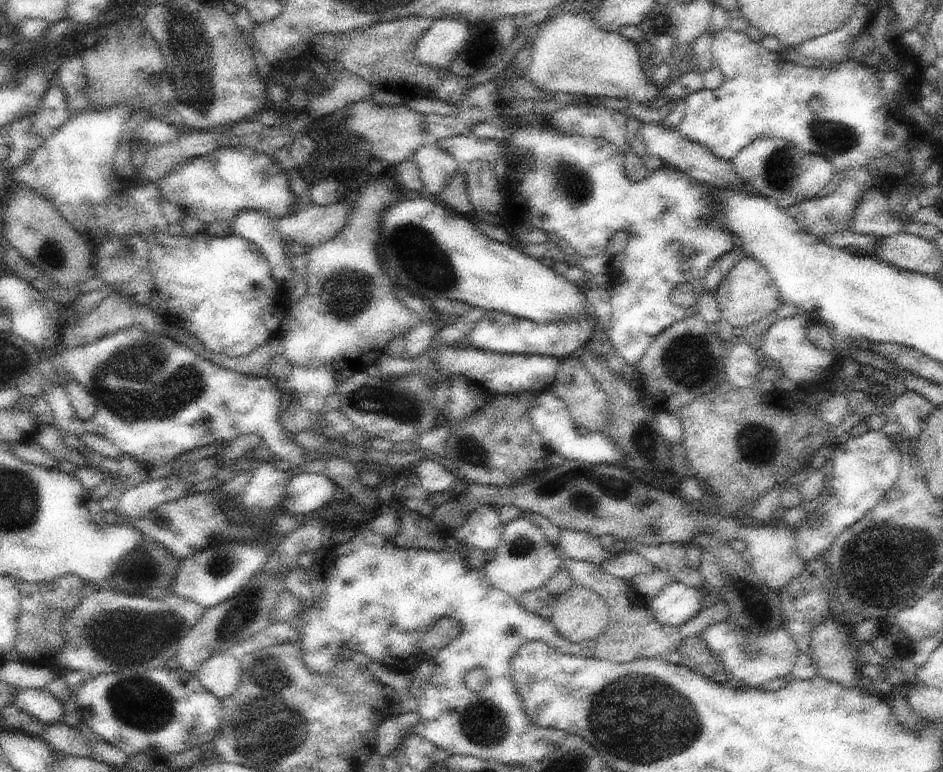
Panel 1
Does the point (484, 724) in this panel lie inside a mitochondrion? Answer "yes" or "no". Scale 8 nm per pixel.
yes

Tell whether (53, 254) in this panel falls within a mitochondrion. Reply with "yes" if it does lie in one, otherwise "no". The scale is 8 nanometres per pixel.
yes

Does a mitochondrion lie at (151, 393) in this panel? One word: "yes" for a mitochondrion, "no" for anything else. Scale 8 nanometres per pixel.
yes

